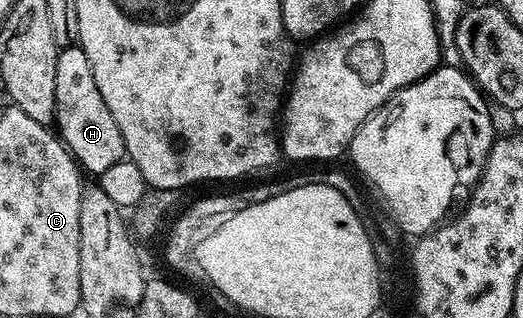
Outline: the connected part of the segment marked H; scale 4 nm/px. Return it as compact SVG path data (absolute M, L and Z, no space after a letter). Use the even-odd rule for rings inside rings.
M77 45L64 47L56 57L56 109L53 126L56 134L66 145L67 151L74 156L75 163L83 172L91 171L94 177L101 177L104 169L112 169L112 165L123 162L127 158L124 137L120 137L120 128L112 118L108 105L104 105L104 97L100 97L100 88L96 85L96 77L92 77L92 65L84 49Z

